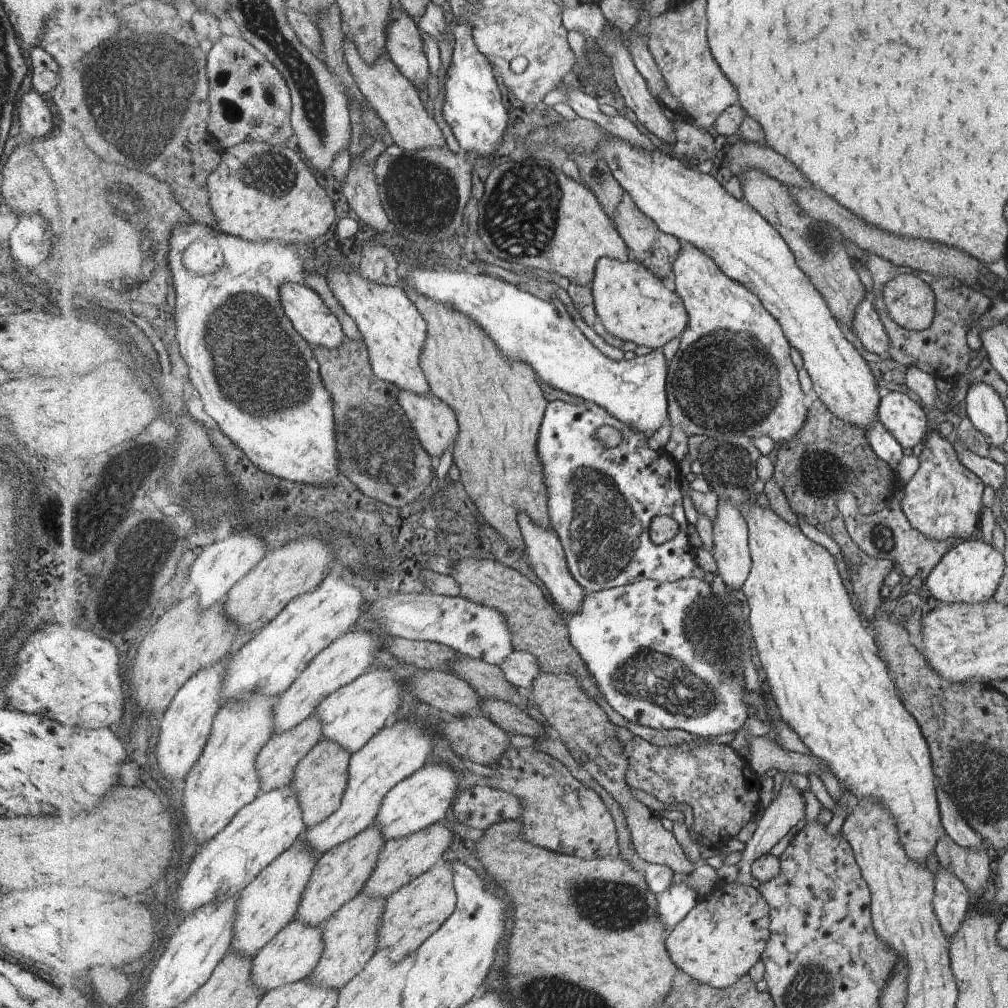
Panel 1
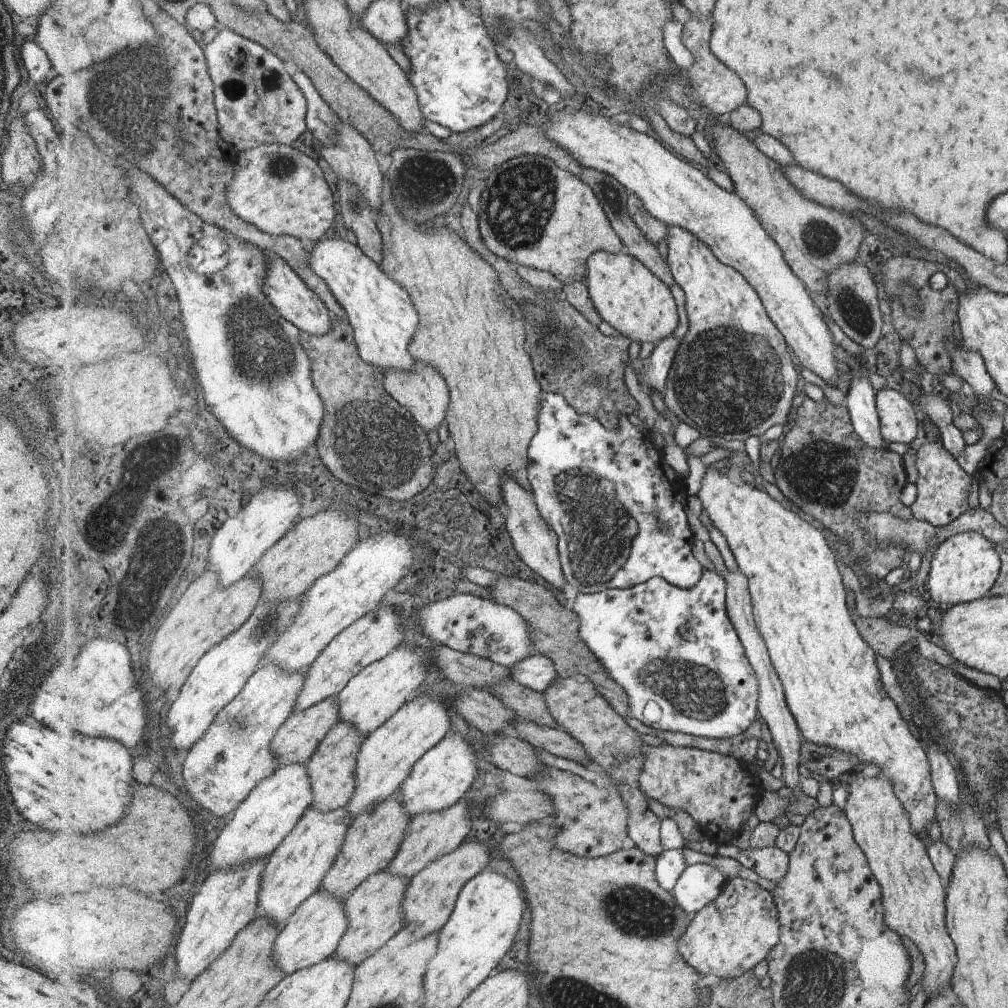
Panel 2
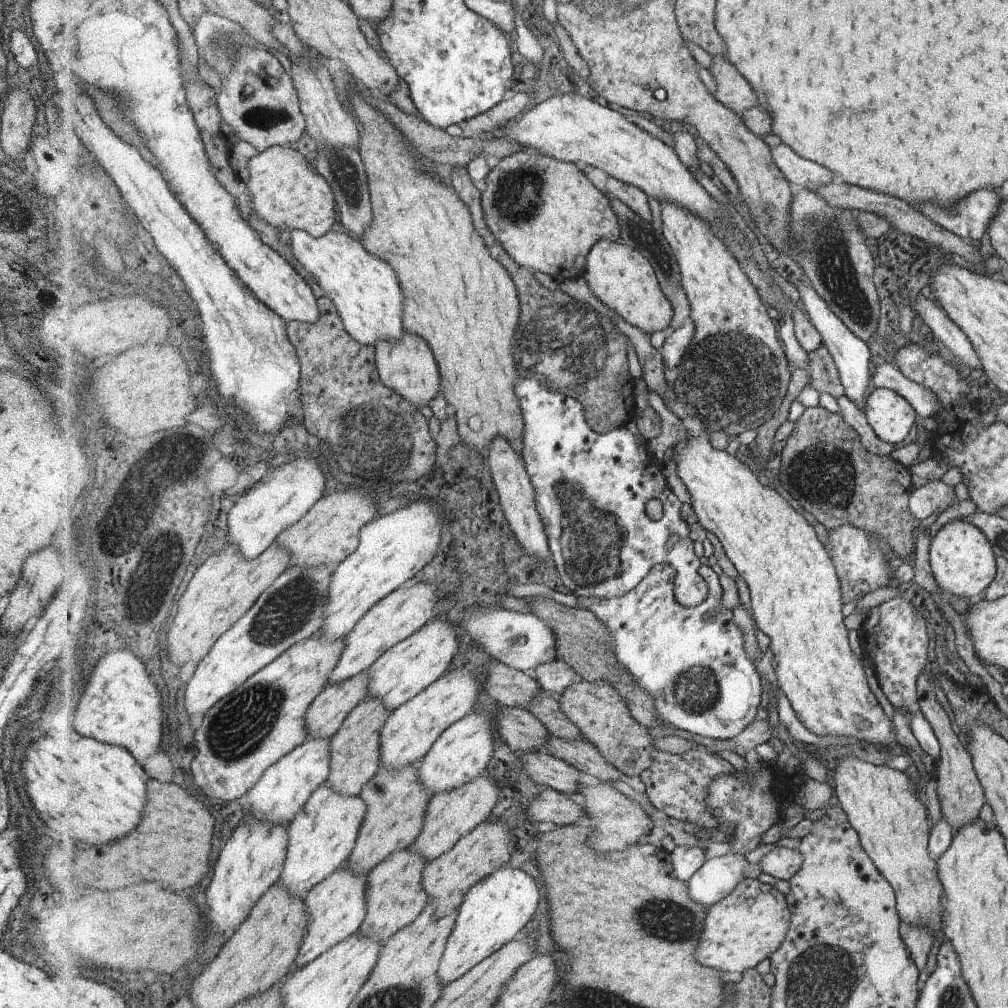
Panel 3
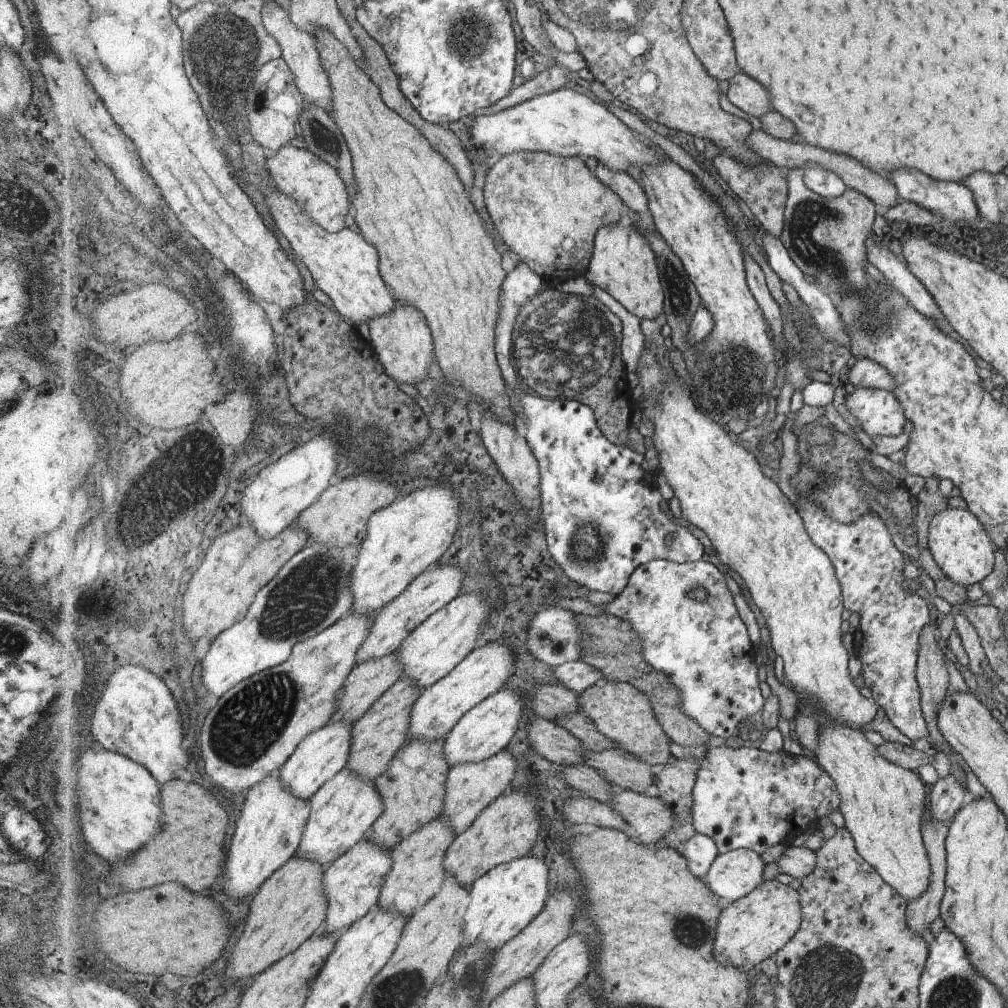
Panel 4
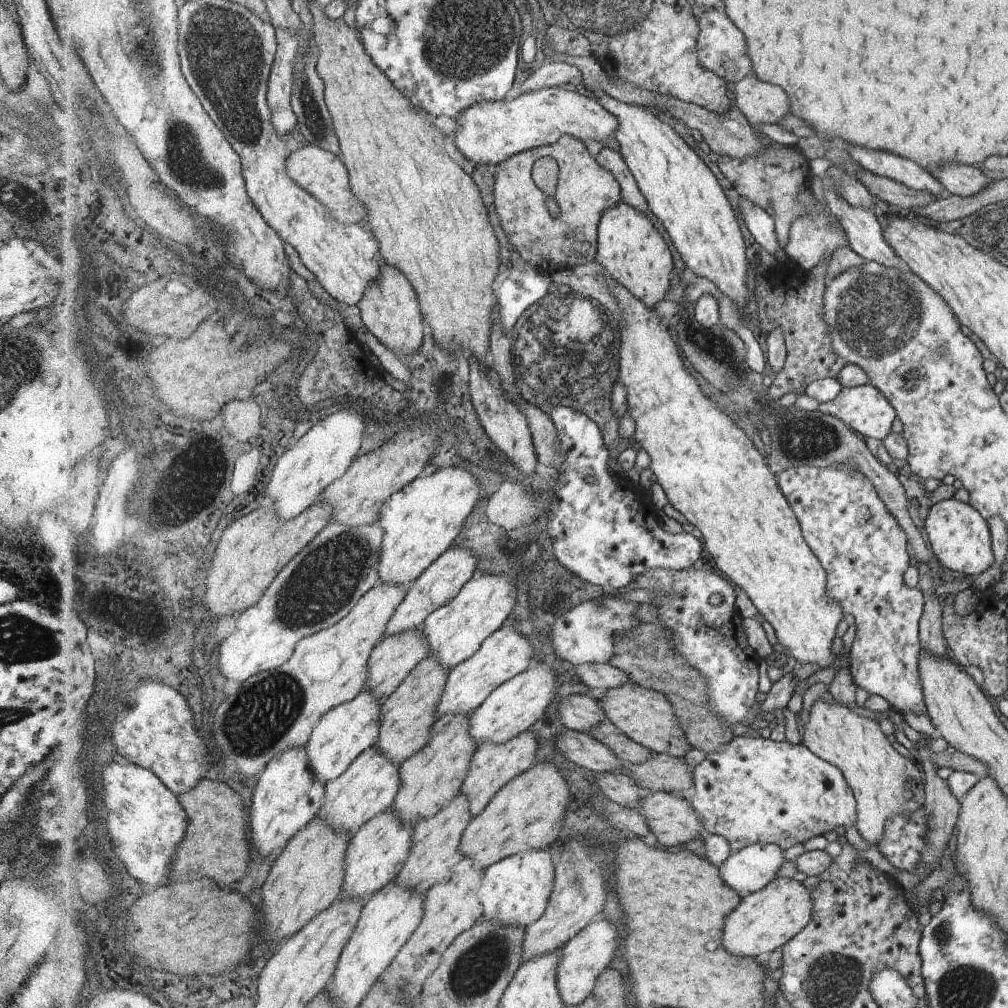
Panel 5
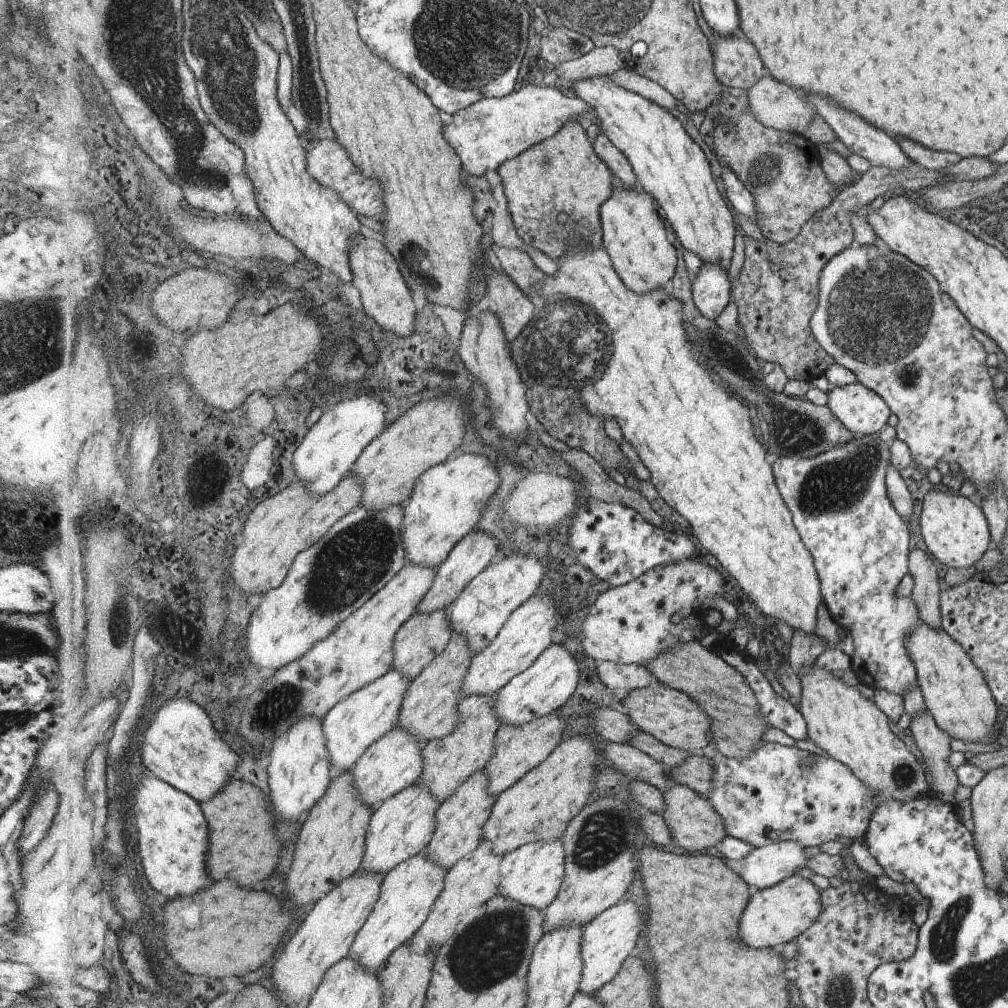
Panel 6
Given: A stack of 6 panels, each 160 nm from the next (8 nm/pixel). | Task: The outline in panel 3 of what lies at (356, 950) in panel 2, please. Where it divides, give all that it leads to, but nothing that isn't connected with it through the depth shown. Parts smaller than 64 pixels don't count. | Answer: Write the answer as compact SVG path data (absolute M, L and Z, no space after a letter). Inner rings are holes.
M409 847L395 852L370 874L367 882L367 919L358 931L363 936L373 938L375 942L389 941L397 932L415 923L430 903L430 896L423 888L423 872L430 862L419 850Z

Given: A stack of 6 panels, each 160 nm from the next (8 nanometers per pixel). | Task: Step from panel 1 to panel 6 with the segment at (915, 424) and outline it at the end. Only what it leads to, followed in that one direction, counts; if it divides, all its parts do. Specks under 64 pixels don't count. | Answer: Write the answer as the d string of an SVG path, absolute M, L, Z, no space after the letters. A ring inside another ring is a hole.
M859 382L835 387L827 393L828 407L856 436L883 430L891 418L891 407L878 392Z

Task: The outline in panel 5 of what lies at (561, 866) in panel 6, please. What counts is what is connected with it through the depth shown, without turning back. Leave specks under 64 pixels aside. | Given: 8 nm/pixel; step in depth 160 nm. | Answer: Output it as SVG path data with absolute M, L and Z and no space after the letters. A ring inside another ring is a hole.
M547 849L523 851L492 864L483 879L481 898L487 920L502 925L529 927L537 922L547 910L556 885L557 854Z

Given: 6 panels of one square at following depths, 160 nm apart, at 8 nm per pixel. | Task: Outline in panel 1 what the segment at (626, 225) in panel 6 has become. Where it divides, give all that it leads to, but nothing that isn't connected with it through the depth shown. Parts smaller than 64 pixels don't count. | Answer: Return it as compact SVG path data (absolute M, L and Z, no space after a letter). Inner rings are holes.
M611 257L601 258L591 284L596 313L604 328L623 341L661 349L669 340L681 337L688 328L690 314L682 296L669 290L661 277L637 260L623 262Z

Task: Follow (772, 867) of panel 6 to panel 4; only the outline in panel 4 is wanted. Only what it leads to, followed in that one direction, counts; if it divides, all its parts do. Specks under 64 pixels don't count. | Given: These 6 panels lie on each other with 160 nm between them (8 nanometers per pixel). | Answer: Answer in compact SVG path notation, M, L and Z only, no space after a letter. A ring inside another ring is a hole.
M738 848L721 853L704 880L724 903L735 902L751 894L764 881L765 865L758 852Z

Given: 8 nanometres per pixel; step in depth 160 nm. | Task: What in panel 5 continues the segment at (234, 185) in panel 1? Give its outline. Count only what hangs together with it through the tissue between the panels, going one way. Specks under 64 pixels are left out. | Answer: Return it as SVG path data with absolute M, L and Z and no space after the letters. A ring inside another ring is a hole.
M307 145L296 150L287 163L289 174L317 200L328 206L329 212L342 223L355 224L368 218L368 208L355 194L350 183L350 172L339 155L317 145Z

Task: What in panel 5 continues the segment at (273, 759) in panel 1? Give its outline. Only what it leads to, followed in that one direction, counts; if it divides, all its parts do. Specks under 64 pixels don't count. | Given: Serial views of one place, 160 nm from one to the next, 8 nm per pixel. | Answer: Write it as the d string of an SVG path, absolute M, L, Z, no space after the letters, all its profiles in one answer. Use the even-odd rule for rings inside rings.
M422 627L405 631L401 635L385 636L370 656L368 662L369 676L366 682L367 689L371 689L381 700L387 699L431 652L428 638Z

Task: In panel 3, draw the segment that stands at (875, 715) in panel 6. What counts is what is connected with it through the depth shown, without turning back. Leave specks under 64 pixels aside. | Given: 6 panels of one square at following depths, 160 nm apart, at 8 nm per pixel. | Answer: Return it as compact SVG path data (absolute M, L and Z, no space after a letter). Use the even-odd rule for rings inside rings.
M845 755L832 775L838 804L859 833L867 854L895 889L900 919L929 927L934 936L942 927L942 884L935 874L935 862L927 856L927 816L923 804L913 794L909 774Z

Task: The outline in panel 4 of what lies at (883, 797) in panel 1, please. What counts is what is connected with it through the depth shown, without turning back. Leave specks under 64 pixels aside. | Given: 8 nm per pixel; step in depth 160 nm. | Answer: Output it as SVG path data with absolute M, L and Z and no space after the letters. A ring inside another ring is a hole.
M647 343L647 348L643 351L643 356L641 356L641 360L639 361L639 366L638 369L636 370L636 374L638 377L638 384L636 388L640 391L639 394L642 396L642 403L640 403L638 406L636 406L637 409L637 415L638 416L645 416L647 419L651 420L653 422L652 424L652 436L651 436L651 443L653 444L654 448L657 450L657 455L658 455L658 462L659 462L659 468L661 473L664 475L666 478L666 481L668 482L669 486L671 489L673 489L674 494L676 498L680 502L680 506L682 509L682 514L683 518L685 518L689 523L692 523L693 525L697 526L699 529L702 529L708 536L708 538L712 542L712 546L714 550L717 552L717 558L719 559L719 563L723 568L729 568L731 571L737 572L740 577L744 580L746 583L746 586L748 587L748 590L750 591L752 600L764 616L766 620L766 624L769 628L770 634L771 634L771 644L773 648L774 654L780 656L783 660L783 665L784 665L784 670L786 674L786 680L788 682L788 685L793 688L794 691L797 692L799 696L800 702L804 701L805 702L814 702L819 704L819 709L827 714L833 722L837 723L843 723L847 724L851 727L855 727L856 729L861 728L864 724L870 723L876 716L877 713L879 712L879 707L880 705L877 704L877 701L873 698L865 698L865 696L861 696L861 692L859 692L859 683L856 682L854 678L851 678L851 674L849 674L849 656L850 652L847 652L847 648L845 648L845 644L843 644L843 632L841 632L841 626L843 626L843 612L845 612L846 605L844 604L844 596L842 593L842 584L839 582L838 576L836 575L836 570L834 567L834 564L831 562L830 556L827 556L826 552L823 552L822 548L819 548L818 545L814 543L814 540L811 538L811 535L807 532L806 529L806 522L803 520L802 514L798 511L798 508L793 505L793 502L789 501L789 498L783 494L783 490L777 486L777 480L775 477L772 477L768 471L766 470L764 465L759 464L759 460L755 458L755 454L752 454L747 450L747 448L743 448L741 444L737 441L737 439L731 437L731 432L727 428L725 428L722 424L719 424L719 421L713 420L711 416L709 416L704 410L701 410L697 404L695 404L695 400L693 399L692 395L692 390L689 390L687 386L685 386L685 382L683 382L683 379L676 377L674 374L675 372L673 371L673 368L671 367L671 362L667 358L667 352L665 353L664 359L660 359L657 357L657 355L662 355L662 353L657 353L657 348L661 348L661 346L655 346L655 345L650 345Z

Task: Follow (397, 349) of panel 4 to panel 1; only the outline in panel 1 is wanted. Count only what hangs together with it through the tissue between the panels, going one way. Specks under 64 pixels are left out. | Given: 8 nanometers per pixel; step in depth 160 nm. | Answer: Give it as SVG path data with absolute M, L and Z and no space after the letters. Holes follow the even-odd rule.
M401 390L398 401L431 456L440 457L447 449L453 451L460 426L450 404L432 392L420 395L405 390Z

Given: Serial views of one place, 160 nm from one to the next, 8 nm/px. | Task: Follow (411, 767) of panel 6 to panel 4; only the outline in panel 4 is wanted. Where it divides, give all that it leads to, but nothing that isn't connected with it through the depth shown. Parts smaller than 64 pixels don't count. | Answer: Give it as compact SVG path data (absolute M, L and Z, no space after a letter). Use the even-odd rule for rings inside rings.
M347 768L323 784L309 801L311 812L297 855L325 867L332 865L361 839L369 836L375 821L386 807L376 781L364 779Z

